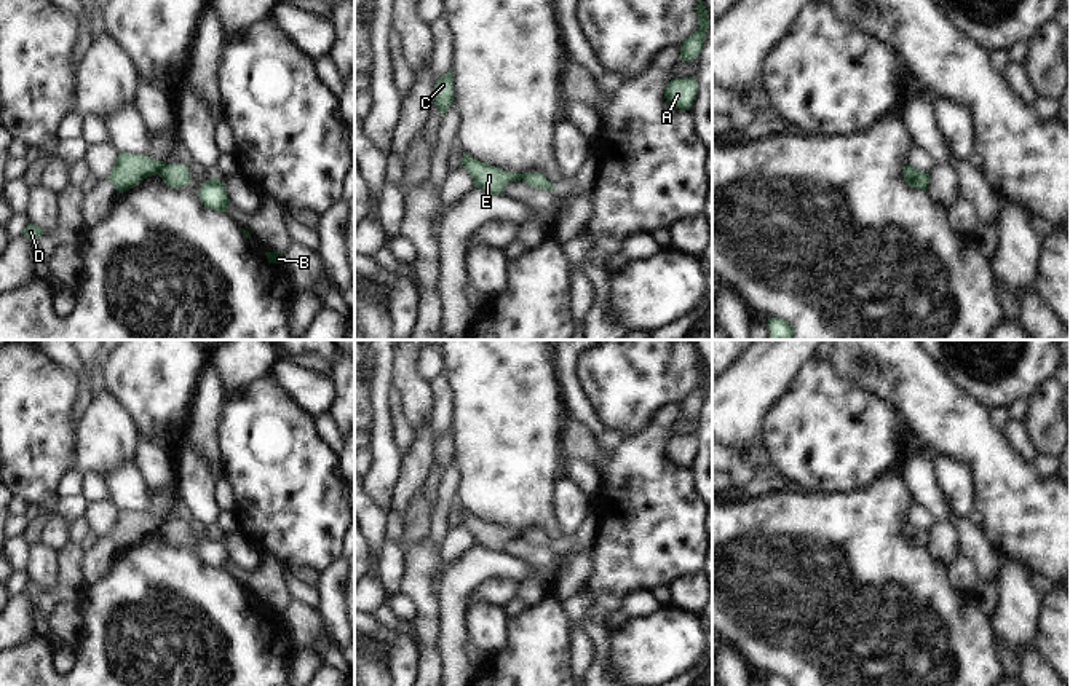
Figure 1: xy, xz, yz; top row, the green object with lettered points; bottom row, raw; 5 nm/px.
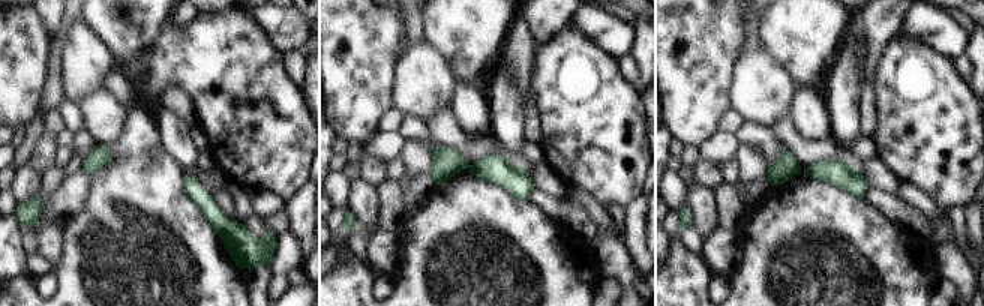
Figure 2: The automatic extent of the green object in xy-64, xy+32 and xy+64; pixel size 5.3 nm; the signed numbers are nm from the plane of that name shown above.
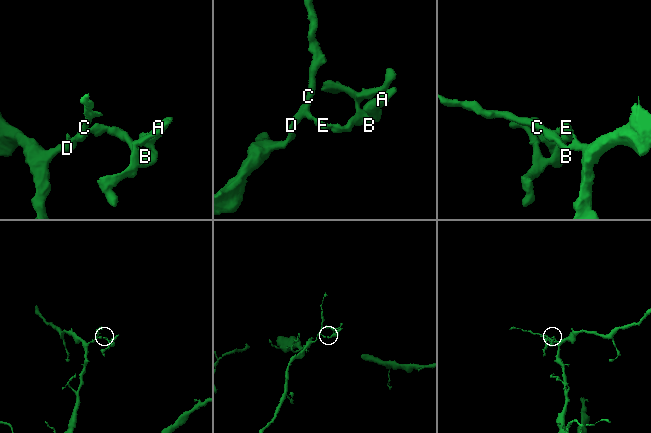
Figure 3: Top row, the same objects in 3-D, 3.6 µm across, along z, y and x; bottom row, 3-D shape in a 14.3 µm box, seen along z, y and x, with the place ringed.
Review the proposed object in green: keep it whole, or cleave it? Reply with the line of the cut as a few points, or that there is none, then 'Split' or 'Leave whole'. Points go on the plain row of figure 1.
Split along xy (166, 522), (157, 530). Split

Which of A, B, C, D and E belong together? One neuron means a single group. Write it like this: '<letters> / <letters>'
A B / C D E

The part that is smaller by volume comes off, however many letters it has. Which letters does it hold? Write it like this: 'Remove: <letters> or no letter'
Remove: A, B

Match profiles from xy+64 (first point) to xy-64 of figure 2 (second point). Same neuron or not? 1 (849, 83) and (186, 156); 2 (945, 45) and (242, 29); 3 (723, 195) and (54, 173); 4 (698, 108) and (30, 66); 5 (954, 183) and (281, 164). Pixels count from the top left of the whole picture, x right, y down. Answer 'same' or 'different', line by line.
1: same
2: different
3: same
4: same
5: same

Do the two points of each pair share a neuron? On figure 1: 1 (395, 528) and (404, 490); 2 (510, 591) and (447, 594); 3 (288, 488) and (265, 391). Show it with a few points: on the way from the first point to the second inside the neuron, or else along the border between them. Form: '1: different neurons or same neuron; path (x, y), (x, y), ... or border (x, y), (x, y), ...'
1: different neurons; border (392, 508), (401, 516)
2: different neurons; border (505, 575), (486, 579), (465, 602)
3: same neuron; path (275, 465), (265, 441), (265, 415)

